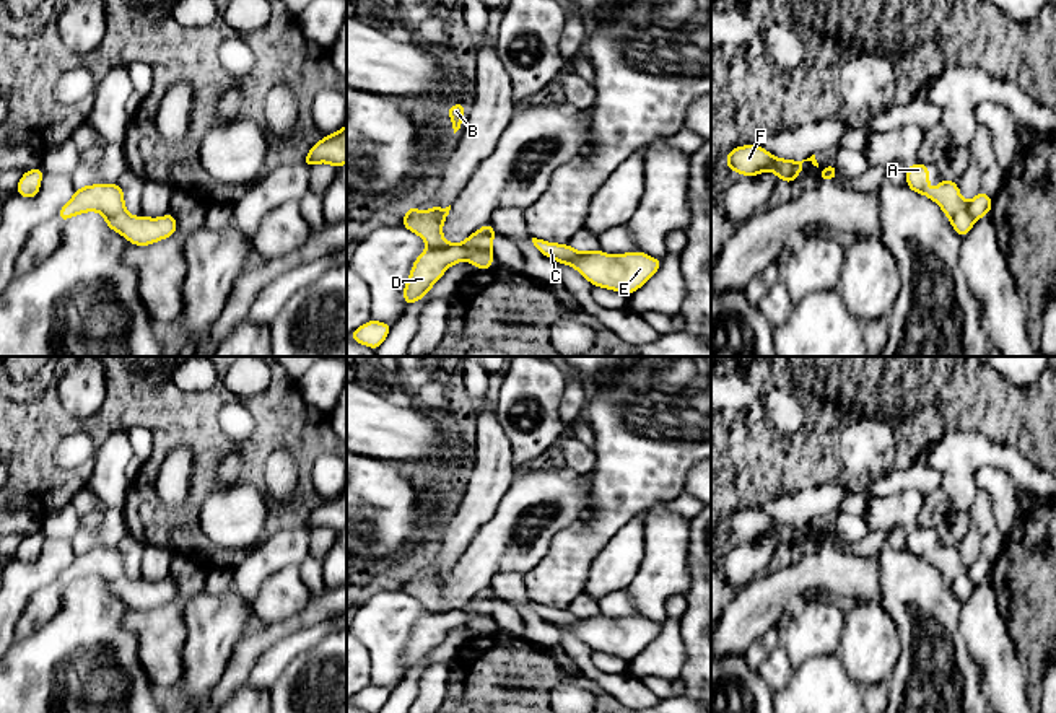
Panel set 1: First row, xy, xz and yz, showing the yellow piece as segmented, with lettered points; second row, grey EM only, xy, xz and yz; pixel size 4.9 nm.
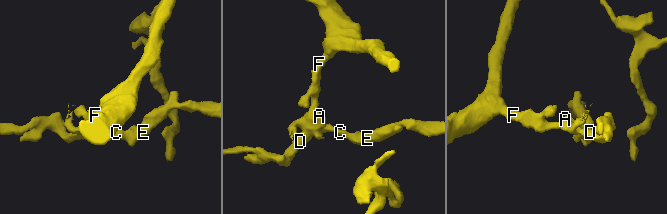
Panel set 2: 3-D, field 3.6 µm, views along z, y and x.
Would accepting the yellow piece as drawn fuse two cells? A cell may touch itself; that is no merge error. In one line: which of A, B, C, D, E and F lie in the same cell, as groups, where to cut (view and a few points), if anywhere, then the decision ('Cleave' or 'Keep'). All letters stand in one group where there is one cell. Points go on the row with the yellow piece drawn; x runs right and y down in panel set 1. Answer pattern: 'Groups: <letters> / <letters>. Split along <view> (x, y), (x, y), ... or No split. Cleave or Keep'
Groups: A B F / C D E. Split along xz (493, 230), (477, 240), (459, 244). Cleave

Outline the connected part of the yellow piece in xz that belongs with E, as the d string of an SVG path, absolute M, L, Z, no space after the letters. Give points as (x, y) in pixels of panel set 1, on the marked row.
M532 238L539 252L560 264L576 269L592 287L607 288L630 296L641 288L662 265L641 251L618 256L604 251L576 251L569 244Z

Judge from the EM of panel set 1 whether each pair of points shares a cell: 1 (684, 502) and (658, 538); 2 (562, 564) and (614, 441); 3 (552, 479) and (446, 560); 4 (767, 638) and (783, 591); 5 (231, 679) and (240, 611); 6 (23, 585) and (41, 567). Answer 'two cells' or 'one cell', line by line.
1: two cells
2: one cell
3: two cells
4: two cells
5: two cells
6: one cell

